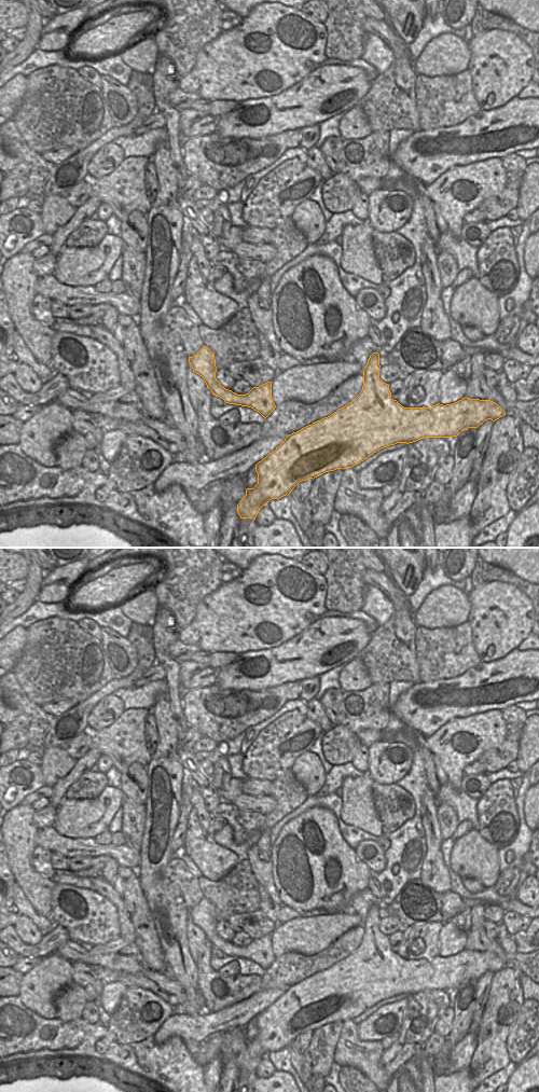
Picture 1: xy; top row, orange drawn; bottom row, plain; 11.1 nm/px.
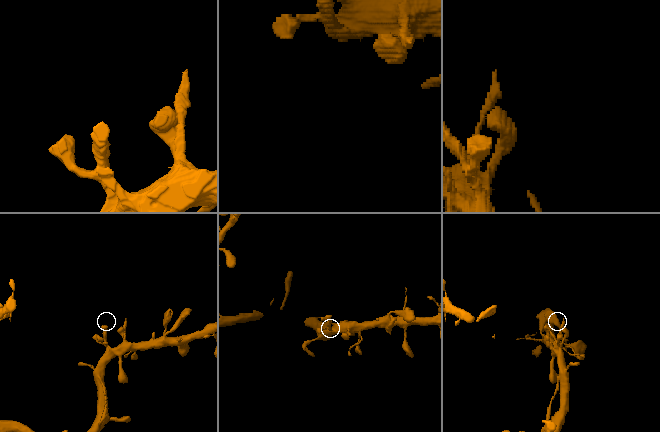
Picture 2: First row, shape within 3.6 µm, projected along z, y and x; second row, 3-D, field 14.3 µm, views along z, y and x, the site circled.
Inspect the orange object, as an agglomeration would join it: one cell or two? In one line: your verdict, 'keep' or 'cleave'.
keep

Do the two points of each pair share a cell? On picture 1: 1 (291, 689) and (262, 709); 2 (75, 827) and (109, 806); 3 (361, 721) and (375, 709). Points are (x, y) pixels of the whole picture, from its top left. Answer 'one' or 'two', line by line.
1: one
2: one
3: one

